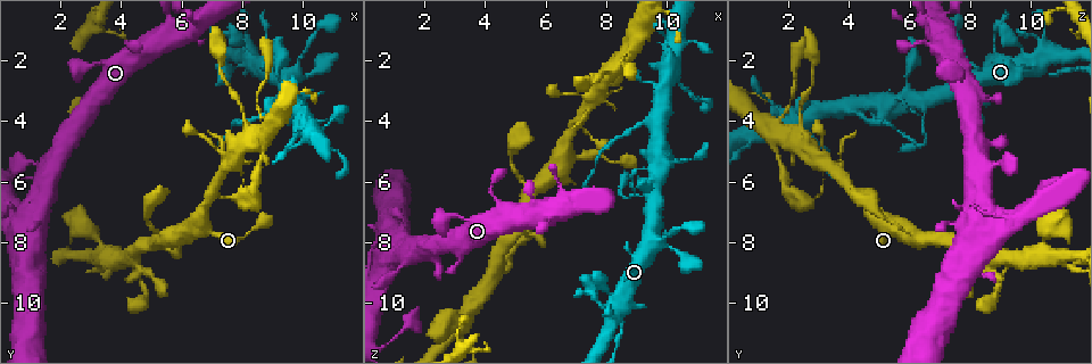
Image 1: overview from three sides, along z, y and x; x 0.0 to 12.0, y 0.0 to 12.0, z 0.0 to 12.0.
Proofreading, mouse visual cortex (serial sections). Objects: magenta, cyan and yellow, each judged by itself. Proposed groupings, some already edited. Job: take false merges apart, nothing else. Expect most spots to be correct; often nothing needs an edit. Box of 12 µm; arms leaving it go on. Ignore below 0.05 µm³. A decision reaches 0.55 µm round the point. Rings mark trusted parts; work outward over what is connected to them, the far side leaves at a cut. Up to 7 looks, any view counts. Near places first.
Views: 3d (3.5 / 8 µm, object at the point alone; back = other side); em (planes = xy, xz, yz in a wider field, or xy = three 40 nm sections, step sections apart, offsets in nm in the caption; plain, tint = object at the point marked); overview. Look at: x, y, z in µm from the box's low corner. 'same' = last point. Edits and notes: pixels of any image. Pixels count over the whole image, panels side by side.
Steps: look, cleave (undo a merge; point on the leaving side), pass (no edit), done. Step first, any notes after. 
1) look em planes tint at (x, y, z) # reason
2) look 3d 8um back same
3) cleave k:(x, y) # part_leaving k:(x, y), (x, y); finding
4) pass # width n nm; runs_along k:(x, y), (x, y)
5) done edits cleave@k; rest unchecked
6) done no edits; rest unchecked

look 3d 8um at (8.0, 2.1, 10.1) # abrupt turn

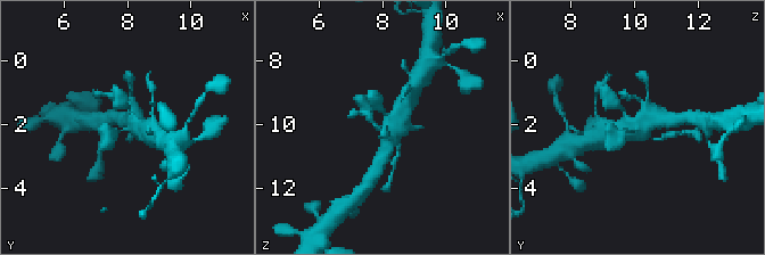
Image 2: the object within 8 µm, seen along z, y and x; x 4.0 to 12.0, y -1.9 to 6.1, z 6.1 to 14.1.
look 3d 3.5um at (8.1, 2.2, 10.1) # closer look

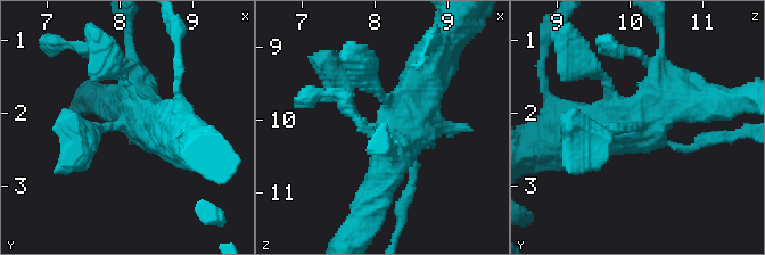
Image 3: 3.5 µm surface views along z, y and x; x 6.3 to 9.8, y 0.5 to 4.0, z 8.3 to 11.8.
look em xy step 5 tint at (8.10, 2.15, 10.10) # shape alone is not enough

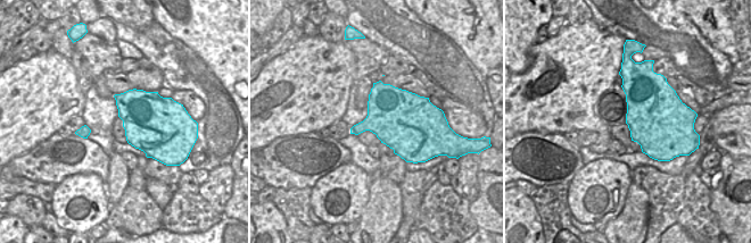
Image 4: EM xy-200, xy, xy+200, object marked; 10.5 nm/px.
pass # runs_along 3:(430, 74), (375, 197); all the same cell

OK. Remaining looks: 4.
look 3d 3.5um at (5.2, 8.1, 7.6) # a fork

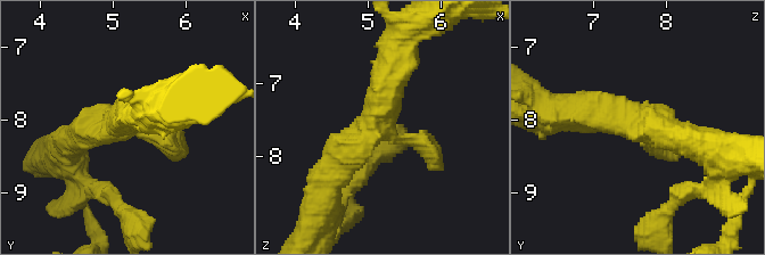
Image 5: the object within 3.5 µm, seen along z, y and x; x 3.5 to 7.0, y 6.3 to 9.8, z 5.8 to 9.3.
look em xy step 5 plain at (5.10, 8.05, 7.60) # need the tissue

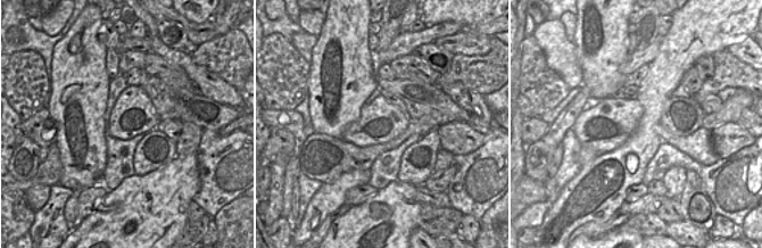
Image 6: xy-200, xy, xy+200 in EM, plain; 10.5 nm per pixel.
look em xy step 5 tint same # with the object marked

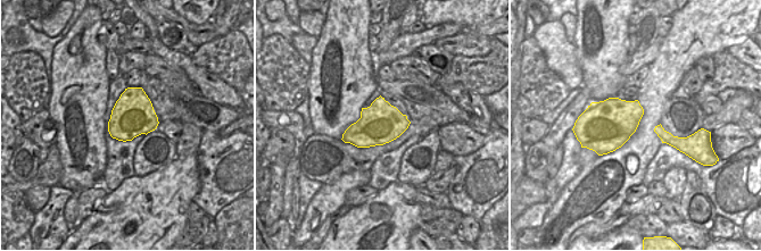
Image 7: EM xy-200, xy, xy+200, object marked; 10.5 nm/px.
pass # runs_along 5:(396, 58), (376, 125), (327, 178); one cell here

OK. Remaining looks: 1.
done no edits; rest unchecked

